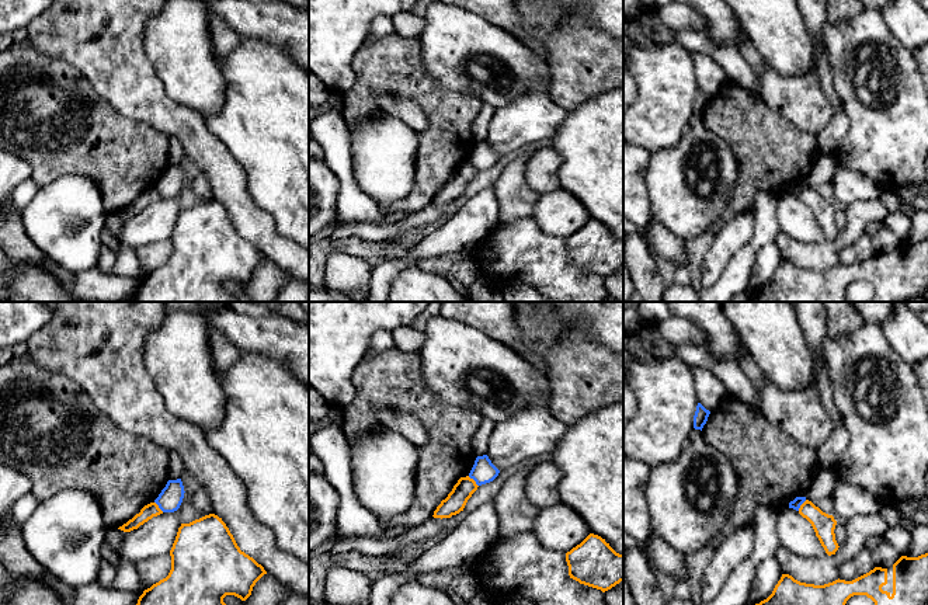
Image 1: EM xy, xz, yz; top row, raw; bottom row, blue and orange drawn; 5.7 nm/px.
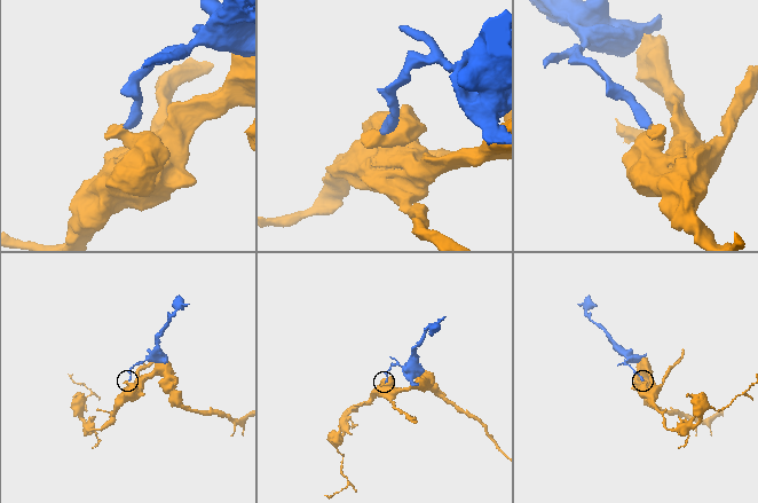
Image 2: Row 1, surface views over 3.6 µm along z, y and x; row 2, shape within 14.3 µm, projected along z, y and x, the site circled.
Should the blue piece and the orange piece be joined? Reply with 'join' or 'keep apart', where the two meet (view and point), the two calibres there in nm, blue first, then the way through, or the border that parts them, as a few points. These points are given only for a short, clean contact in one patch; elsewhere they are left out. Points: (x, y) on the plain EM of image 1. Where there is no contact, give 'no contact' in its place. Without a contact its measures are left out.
keep apart | xz (473, 164) | 140/120 nm

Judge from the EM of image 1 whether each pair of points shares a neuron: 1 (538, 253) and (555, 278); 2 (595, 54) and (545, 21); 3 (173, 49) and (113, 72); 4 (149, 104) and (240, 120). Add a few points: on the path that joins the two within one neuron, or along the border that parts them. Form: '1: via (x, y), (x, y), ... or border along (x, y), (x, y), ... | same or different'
1: via (538, 258), (549, 273) | same
2: border along (588, 20), (581, 16), (567, 17), (546, 48) | different
3: border along (145, 25), (145, 55), (163, 87) | different
4: border along (204, 118), (205, 127), (223, 146) | different

